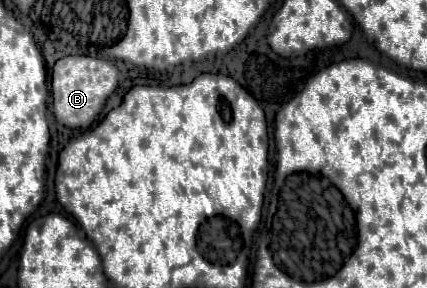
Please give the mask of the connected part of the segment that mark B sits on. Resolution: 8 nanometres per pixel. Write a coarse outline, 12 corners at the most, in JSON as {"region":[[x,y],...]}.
{"region":[[67,55],[51,71],[53,115],[89,127],[117,87],[111,61]]}

